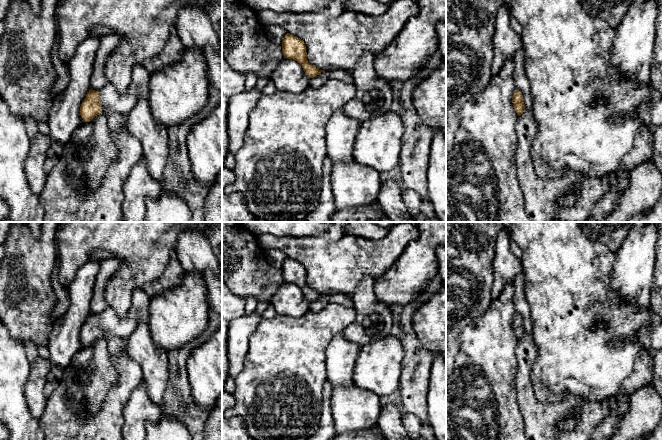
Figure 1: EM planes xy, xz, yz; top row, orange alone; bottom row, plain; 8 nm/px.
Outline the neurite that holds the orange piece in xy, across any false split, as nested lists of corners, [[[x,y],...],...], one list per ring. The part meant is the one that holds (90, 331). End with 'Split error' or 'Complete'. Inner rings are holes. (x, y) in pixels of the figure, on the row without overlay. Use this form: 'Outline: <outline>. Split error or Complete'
Outline: [[[137,288],[132,293],[132,305],[125,317],[117,316],[110,308],[98,315],[90,313],[80,330],[82,343],[89,346],[97,339],[109,336],[128,339],[139,322],[148,323],[149,305],[149,296]]]. Split error

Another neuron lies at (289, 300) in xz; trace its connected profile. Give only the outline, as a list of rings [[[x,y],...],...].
[[[287,282],[276,291],[270,300],[277,314],[293,318],[298,318],[308,312],[309,303],[297,285]]]

